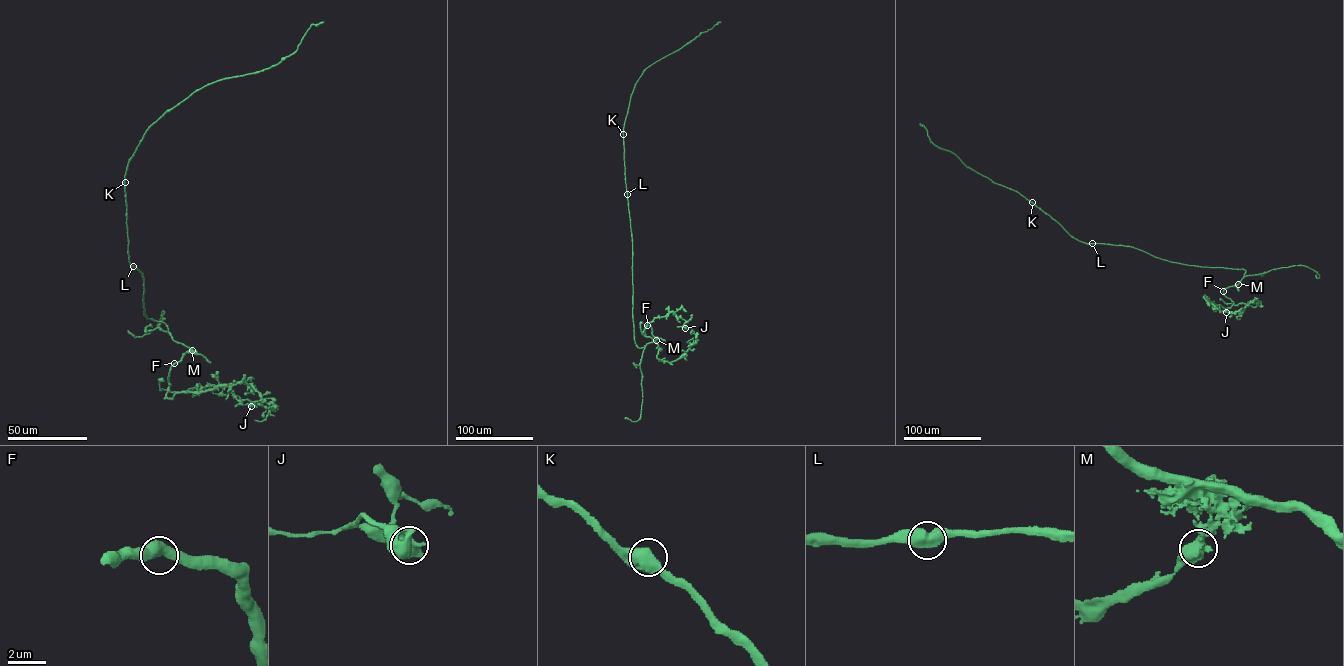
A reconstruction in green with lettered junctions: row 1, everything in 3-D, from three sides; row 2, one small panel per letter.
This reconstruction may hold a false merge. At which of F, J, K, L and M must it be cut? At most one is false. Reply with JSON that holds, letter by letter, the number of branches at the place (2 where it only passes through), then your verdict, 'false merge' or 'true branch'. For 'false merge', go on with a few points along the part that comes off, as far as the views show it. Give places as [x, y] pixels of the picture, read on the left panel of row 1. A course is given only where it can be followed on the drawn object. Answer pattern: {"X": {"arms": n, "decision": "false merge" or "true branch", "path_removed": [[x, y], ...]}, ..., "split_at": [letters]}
{"F": {"arms": 2, "decision": "true branch"}, "J": {"arms": 2, "decision": "true branch"}, "K": {"arms": 2, "decision": "true branch"}, "L": {"arms": 2, "decision": "true branch"}, "M": {"arms": 2, "decision": "false merge", "path_removed": [[192, 350], [144, 315], [143, 277], [129, 261], [128, 162], [166, 111], [210, 83], [278, 64], [323, 22]]}, "split_at": ["M"]}

